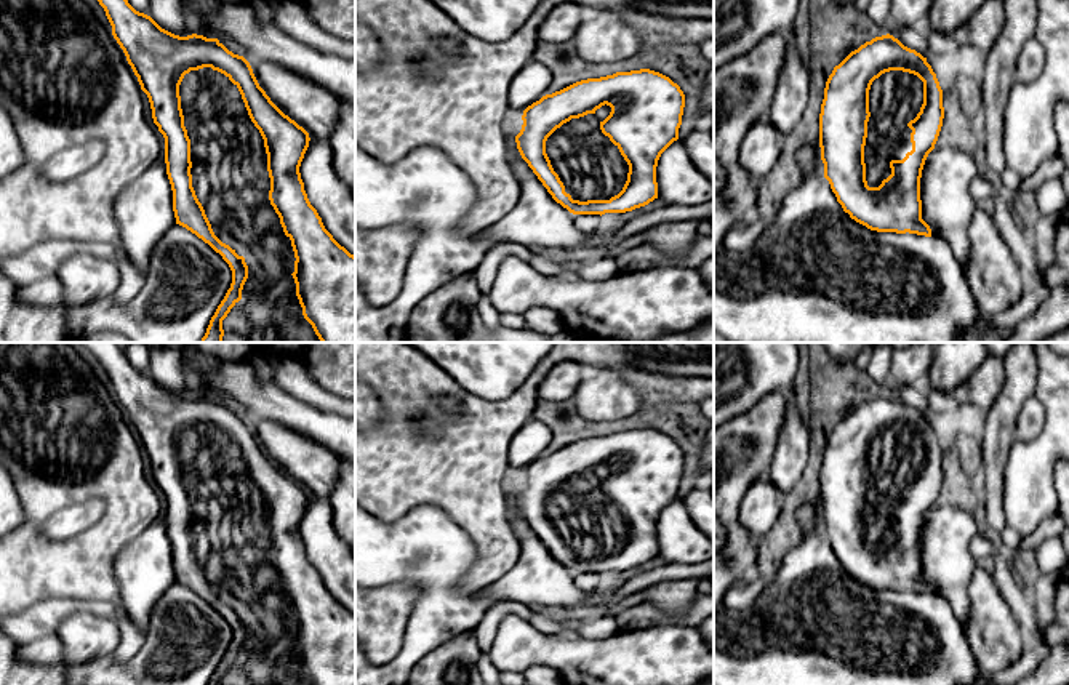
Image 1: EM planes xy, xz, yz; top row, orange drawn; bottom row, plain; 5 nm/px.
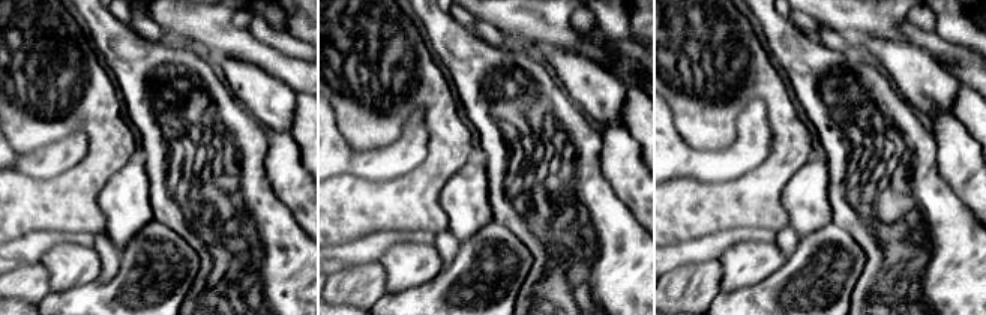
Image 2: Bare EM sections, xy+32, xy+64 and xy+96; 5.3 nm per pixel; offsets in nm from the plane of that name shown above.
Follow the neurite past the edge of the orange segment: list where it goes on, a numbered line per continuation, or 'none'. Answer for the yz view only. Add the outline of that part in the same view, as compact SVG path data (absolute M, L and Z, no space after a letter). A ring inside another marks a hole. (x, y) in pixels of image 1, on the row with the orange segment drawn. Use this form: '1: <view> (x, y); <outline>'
1: yz (895, 98); M890 70L869 90L869 122L864 146L866 181L879 187L891 174L890 162L912 150L907 126L923 104L923 82L909 72Z

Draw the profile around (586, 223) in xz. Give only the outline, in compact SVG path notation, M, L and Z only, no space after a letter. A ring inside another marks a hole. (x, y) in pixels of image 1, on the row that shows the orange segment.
M575 214L573 222L581 232L591 234L597 230L600 219L600 214Z

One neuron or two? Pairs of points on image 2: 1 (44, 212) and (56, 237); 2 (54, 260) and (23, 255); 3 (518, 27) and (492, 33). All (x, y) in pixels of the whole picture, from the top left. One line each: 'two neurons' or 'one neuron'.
1: two neurons
2: two neurons
3: two neurons

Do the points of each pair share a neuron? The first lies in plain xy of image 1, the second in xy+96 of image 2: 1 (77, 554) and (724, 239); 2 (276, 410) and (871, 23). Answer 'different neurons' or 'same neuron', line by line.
1: different neurons
2: same neuron

